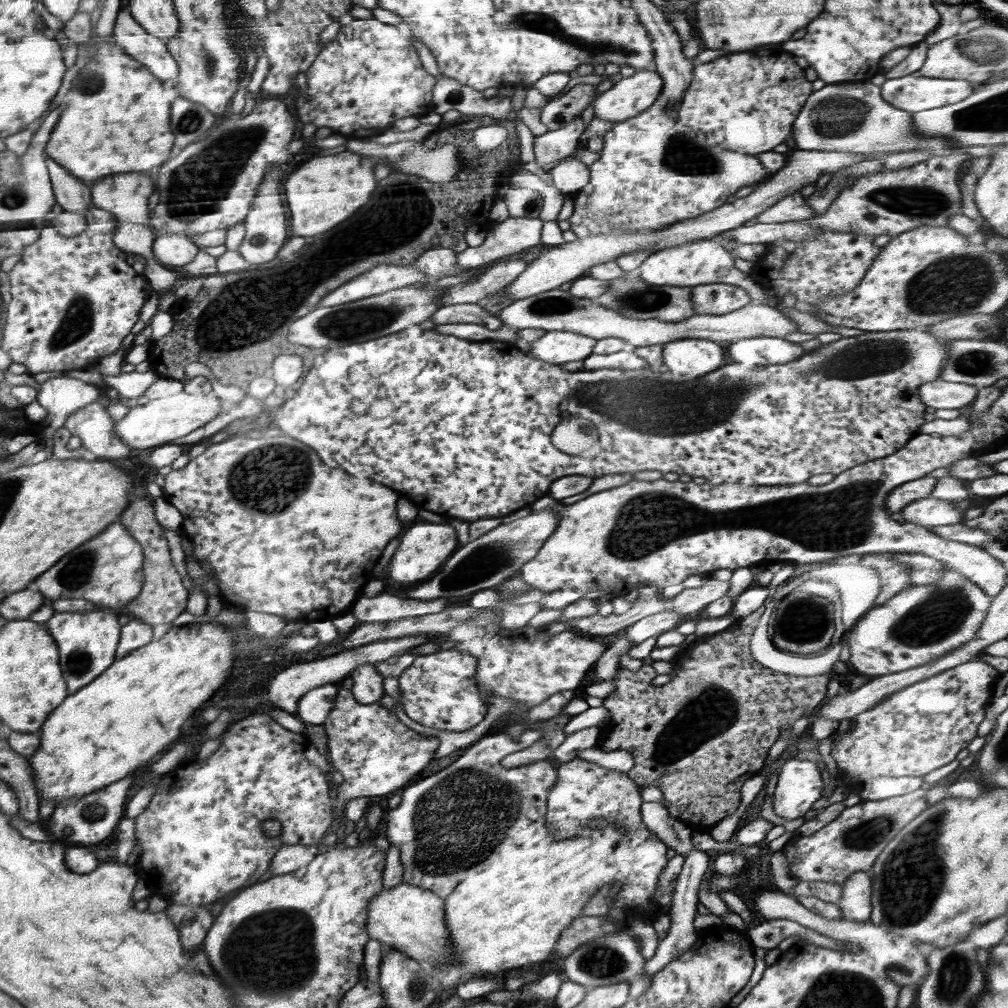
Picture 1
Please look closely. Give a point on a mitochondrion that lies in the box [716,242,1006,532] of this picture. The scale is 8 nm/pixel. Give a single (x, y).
(951, 284)

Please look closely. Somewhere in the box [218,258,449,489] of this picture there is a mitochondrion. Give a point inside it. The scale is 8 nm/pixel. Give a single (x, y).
(360, 320)

